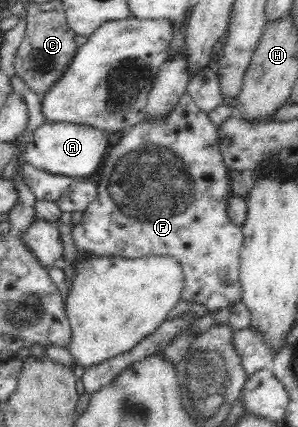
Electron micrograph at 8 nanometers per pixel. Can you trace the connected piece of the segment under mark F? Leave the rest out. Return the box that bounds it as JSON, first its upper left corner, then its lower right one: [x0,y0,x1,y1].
[71,93,243,311]

